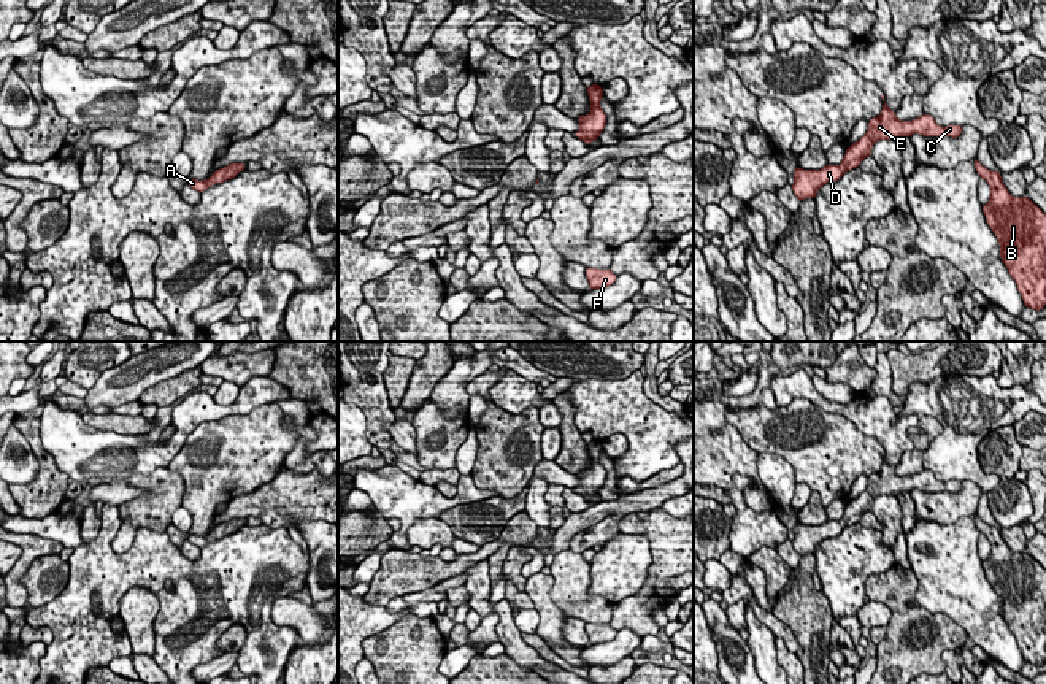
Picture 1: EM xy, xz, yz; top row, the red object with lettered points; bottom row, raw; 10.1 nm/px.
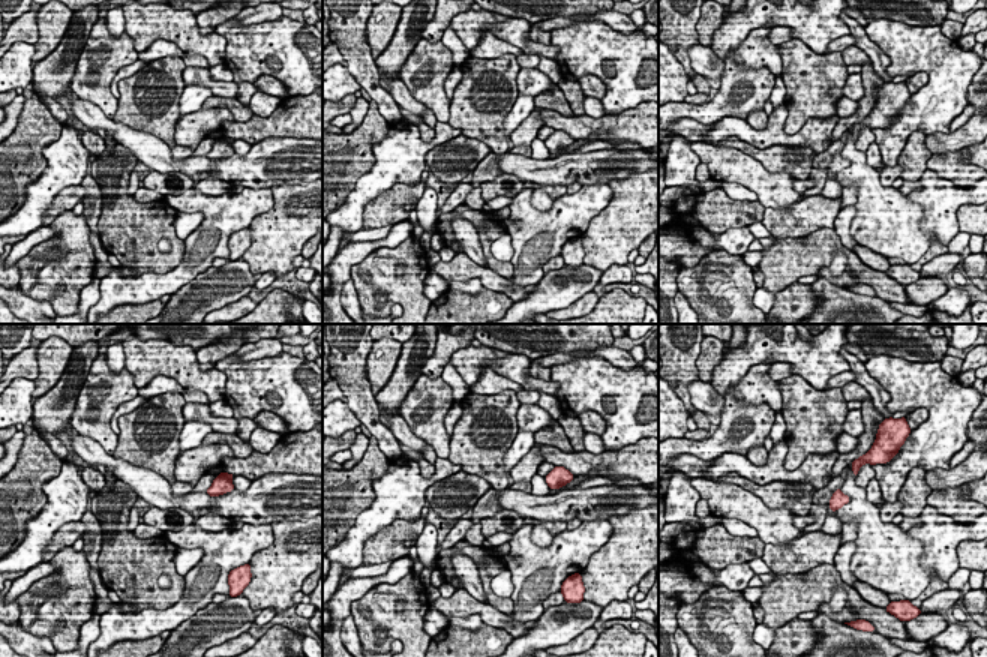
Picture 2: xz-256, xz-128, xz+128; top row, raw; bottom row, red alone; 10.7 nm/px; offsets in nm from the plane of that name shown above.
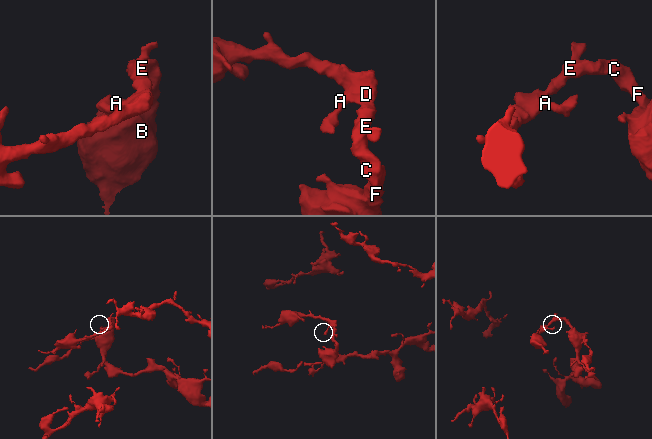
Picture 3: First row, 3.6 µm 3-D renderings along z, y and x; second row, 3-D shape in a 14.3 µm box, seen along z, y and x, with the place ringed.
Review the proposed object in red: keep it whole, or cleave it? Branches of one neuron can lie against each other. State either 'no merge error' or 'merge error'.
no merge error

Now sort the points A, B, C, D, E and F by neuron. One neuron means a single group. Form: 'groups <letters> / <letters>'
groups A B C D E F

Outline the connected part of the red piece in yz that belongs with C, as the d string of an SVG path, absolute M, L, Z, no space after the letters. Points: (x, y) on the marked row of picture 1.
M884 102L881 116L868 121L867 133L857 143L851 143L838 167L827 163L822 170L803 170L798 167L794 170L792 190L795 197L798 200L814 200L824 184L838 181L844 171L859 167L863 157L871 156L871 148L878 140L898 140L913 133L957 138L962 133L962 125L940 127L930 114L922 114L913 121L898 121L895 111Z

